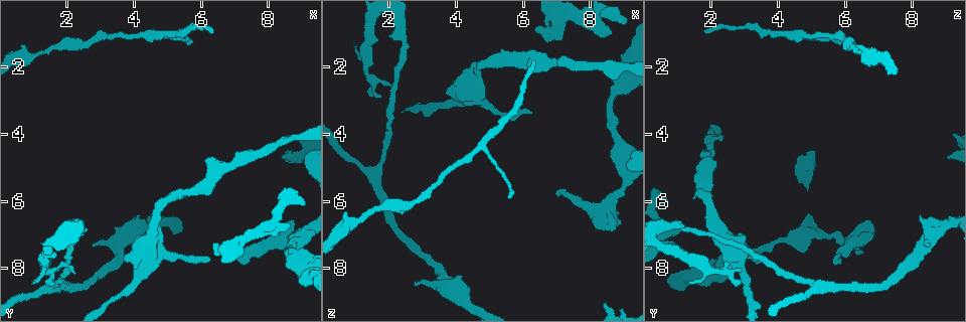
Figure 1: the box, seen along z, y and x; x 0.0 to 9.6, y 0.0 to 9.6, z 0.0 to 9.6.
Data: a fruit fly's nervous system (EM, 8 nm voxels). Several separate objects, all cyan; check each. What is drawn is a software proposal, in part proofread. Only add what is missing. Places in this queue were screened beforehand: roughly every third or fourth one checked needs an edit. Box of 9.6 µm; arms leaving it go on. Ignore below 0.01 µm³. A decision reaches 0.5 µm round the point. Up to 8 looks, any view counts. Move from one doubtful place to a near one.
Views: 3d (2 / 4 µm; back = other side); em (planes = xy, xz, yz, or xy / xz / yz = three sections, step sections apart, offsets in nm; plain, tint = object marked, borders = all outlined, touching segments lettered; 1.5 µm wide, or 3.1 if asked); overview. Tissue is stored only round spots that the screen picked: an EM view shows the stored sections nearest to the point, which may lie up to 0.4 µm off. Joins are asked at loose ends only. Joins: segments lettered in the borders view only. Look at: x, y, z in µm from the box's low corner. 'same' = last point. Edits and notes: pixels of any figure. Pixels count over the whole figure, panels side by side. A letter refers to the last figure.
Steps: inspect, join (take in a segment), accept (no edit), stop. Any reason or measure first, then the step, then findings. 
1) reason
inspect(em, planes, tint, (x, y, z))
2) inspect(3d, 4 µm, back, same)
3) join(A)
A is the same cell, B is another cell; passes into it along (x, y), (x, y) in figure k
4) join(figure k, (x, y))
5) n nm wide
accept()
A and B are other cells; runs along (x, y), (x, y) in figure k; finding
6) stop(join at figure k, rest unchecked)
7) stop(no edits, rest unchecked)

branch stops here
inspect(em, xy, step 8, tint, (0.70, 1.40, 6.35))

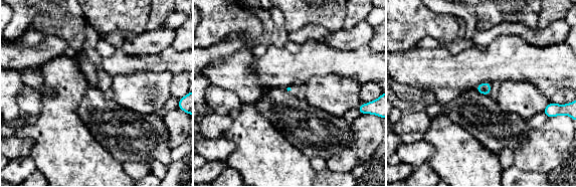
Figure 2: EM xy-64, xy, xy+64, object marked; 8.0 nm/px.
inspect(em, xz, step 8, borders, same)

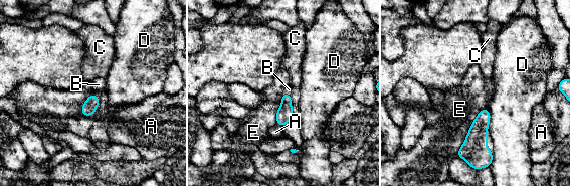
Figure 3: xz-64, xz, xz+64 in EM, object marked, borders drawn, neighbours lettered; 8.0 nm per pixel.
join(B)
B is the same cell, A, C, D and E are other cells; passes into it along (90, 105), (94, 95), (99, 84) in figure 3; the cell continues

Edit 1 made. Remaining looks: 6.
inspect(overview)

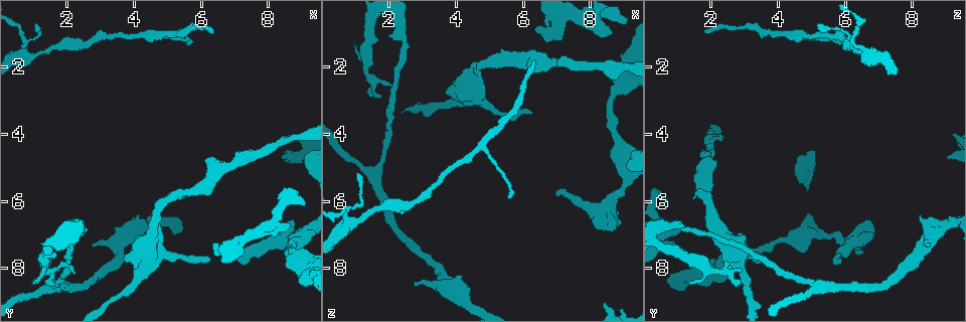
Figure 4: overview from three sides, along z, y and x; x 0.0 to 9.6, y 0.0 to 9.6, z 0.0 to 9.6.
free end
inspect(3d, 2 µm, (6.30, 7.70, 3.30))

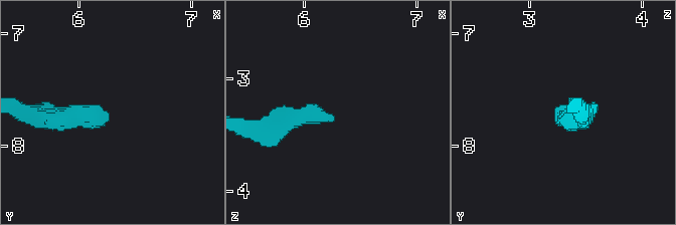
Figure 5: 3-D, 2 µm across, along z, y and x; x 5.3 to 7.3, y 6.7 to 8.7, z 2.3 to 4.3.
need the tissue
inspect(em, xy, step 4, tint, (6.28, 7.76, 3.32))

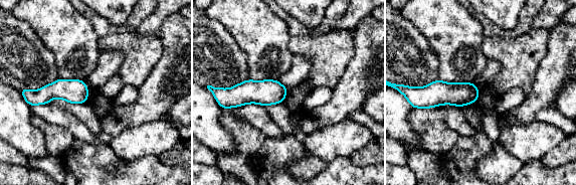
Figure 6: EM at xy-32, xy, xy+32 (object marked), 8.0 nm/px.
inspect(em, planes, borders, same)

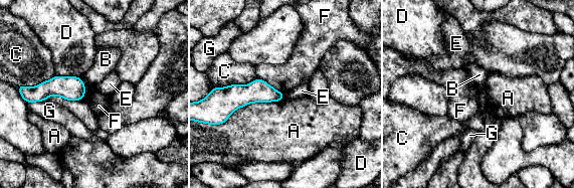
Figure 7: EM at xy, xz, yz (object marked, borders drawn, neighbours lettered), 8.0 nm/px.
accept()
A, B, C, D, E, F and G are other cells; border along (257, 77), (266, 81), (283, 95) in figure 7; none of them fits

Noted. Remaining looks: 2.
branch stops here
inspect(3d, 4 µm, (6.35, 7.25, 0.90))

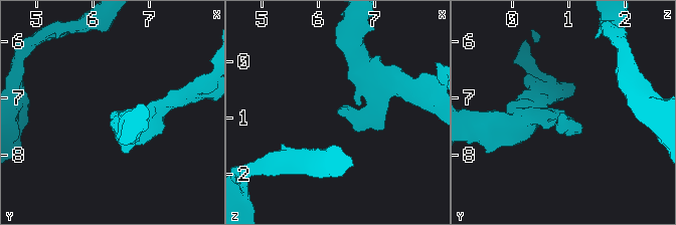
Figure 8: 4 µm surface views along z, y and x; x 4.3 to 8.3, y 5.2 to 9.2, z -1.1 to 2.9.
inspect(em, planes, borders, (6.40, 7.30, 0.85))

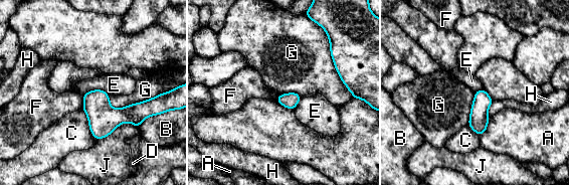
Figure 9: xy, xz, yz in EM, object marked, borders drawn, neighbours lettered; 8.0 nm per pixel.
accept()
A, B, C, D, E, F, G, H and J are other cells; border along (160, 93), (121, 108), (109, 104) in figure 9; none of them fits

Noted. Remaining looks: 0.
stop(join at figure 3, rest unchecked)

